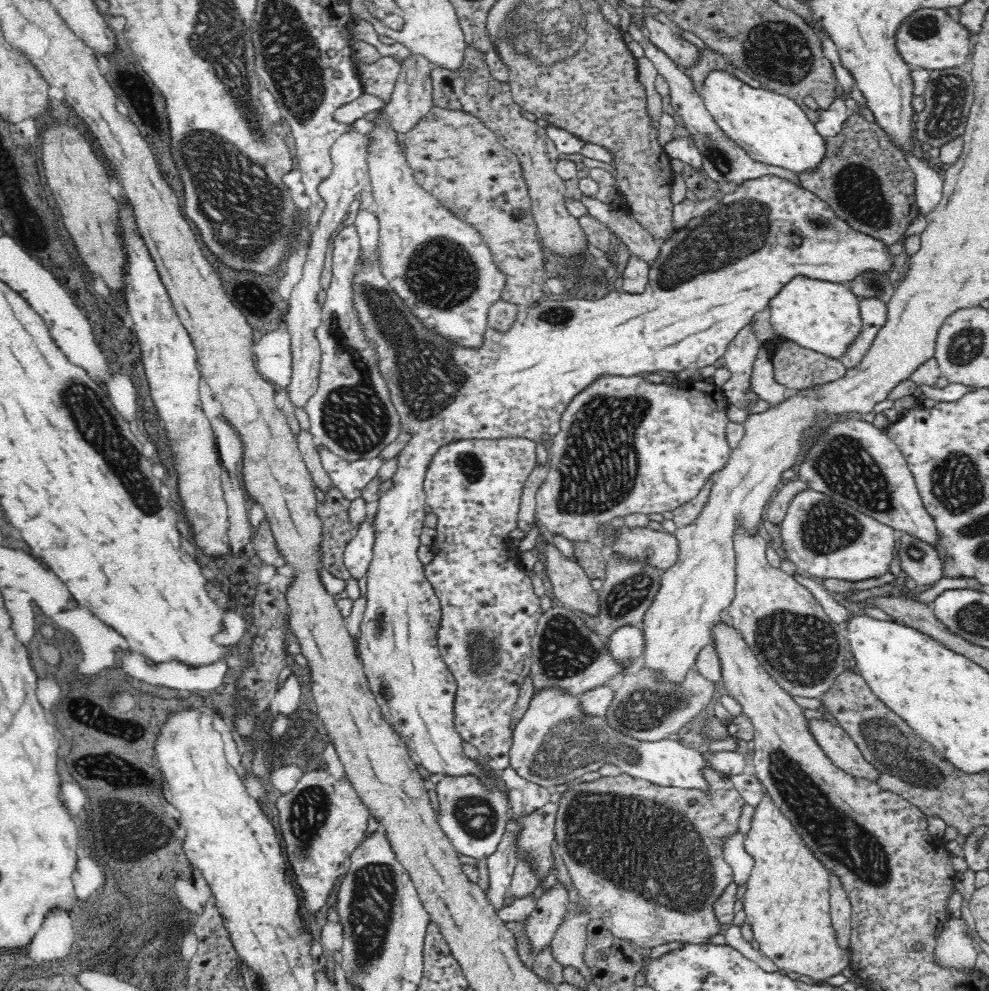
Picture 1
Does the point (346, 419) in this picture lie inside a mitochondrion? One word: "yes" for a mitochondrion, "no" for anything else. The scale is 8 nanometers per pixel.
yes

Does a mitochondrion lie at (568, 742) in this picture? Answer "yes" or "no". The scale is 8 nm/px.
yes

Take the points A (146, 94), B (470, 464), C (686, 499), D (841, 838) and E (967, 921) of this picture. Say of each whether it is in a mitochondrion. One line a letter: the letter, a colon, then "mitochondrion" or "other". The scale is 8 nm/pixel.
A: other
B: mitochondrion
C: other
D: mitochondrion
E: other

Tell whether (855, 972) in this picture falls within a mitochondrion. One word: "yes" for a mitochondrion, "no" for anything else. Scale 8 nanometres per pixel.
no

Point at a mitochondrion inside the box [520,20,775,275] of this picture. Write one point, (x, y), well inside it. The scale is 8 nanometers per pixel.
(721, 163)

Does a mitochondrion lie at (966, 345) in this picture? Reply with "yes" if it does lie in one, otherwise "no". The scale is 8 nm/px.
yes

